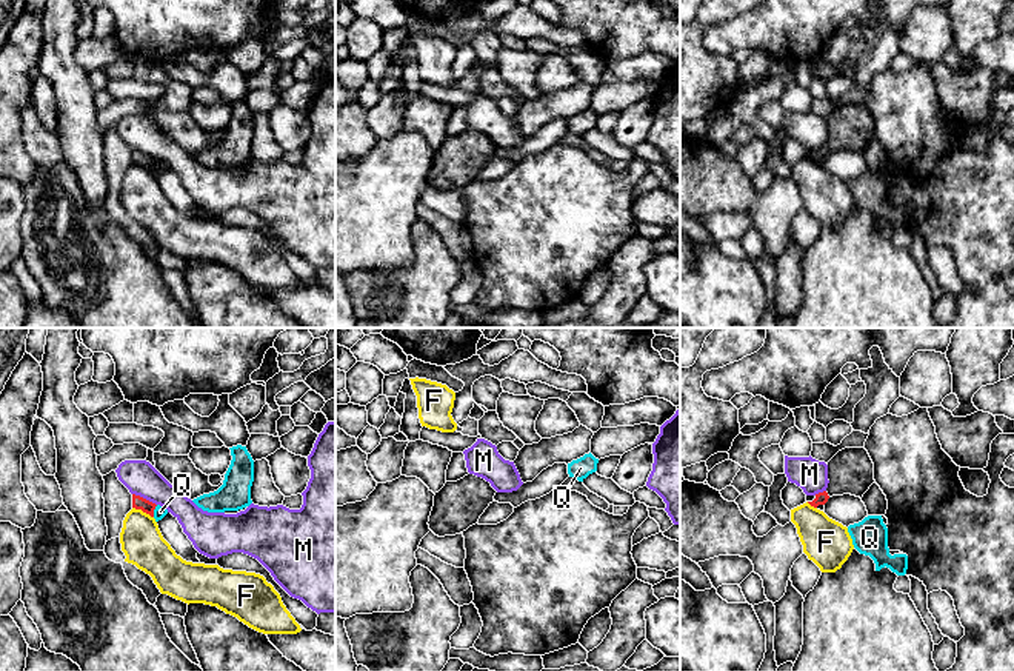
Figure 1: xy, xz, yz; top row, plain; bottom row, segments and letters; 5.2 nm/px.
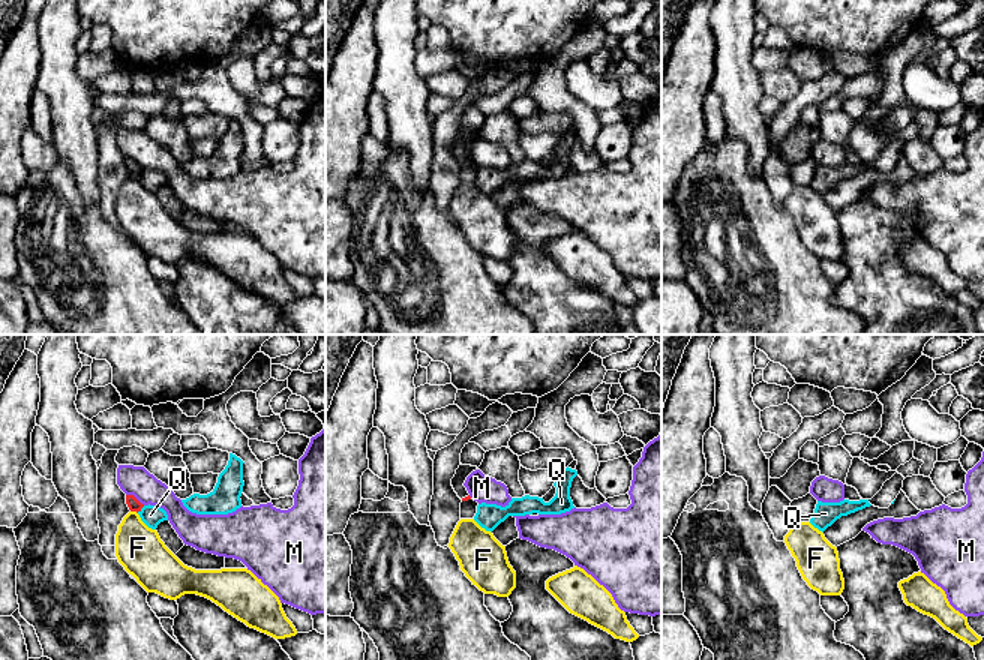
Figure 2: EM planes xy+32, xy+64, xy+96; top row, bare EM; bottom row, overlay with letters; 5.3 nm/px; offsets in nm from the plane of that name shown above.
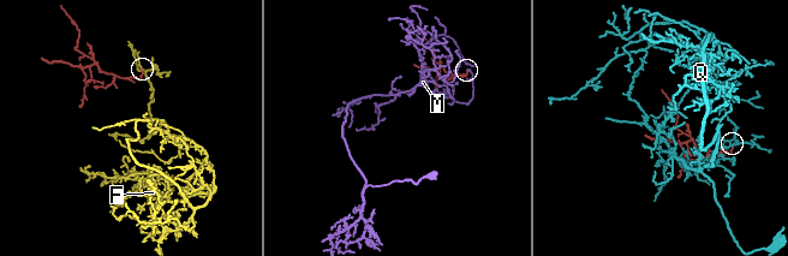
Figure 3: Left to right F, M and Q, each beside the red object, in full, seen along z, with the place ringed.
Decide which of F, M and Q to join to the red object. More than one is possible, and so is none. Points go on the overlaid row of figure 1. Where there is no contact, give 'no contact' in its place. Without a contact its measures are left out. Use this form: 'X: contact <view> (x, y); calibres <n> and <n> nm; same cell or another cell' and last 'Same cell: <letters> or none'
F: contact xy (143, 511); calibres 70 and 220 nm; another cell
M: contact xy (145, 499); calibres 70 and 180 nm; another cell
Q: contact xy (153, 511); calibres 70 and 60 nm; another cell
Same cell: none

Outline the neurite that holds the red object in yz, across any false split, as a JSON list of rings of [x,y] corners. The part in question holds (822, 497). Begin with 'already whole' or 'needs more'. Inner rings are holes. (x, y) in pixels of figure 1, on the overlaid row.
needs more; [[[845,448],[828,463],[828,488],[816,494],[811,506],[825,505],[832,496],[851,494],[863,497],[874,480],[874,463],[865,448]]]

